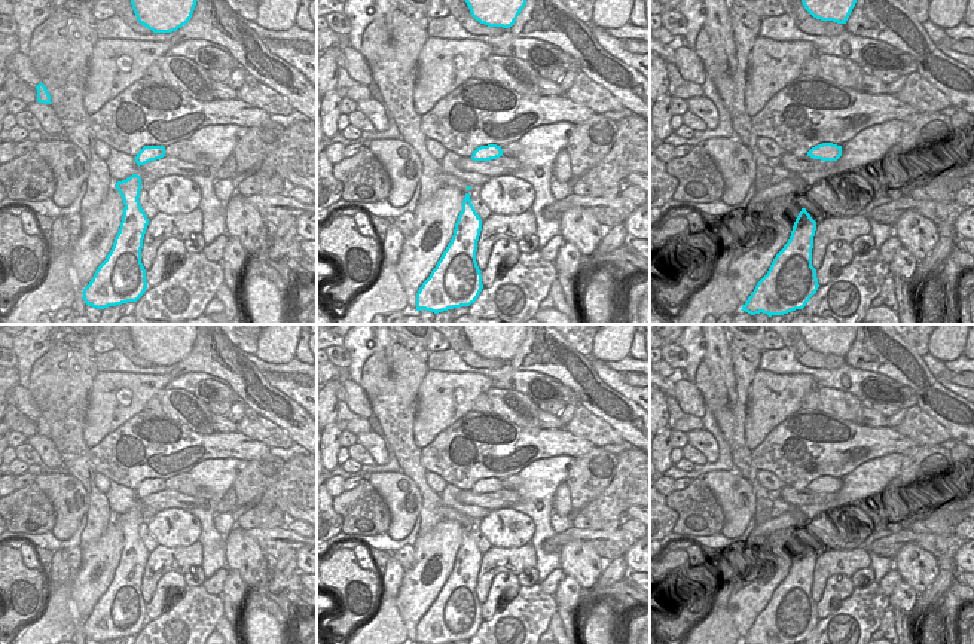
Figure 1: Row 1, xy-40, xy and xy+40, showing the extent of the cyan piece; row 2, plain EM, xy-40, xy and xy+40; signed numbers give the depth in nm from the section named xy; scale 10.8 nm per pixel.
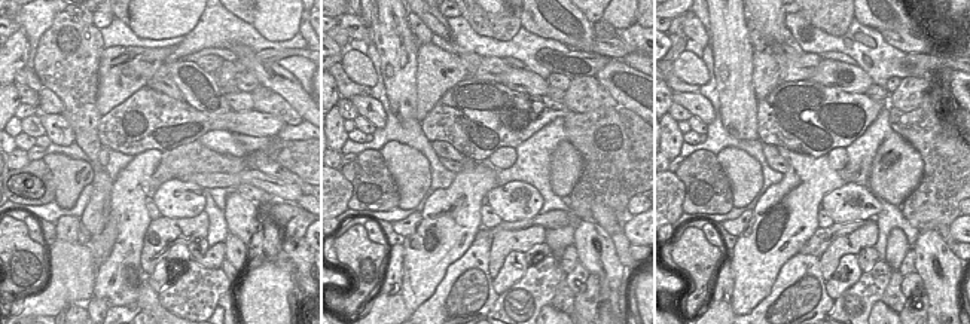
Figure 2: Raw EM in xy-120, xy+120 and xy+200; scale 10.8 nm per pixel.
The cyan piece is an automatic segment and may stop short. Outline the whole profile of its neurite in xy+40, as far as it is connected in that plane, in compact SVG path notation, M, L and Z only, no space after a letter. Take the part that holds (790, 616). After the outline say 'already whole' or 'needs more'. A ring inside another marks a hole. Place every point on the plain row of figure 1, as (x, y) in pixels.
M802 541L788 576L741 644L796 644L806 640L819 620L812 599L815 564L816 555Z | already whole

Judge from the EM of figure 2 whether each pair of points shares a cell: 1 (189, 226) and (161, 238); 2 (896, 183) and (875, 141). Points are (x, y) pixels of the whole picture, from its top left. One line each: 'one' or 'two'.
1: one
2: two

